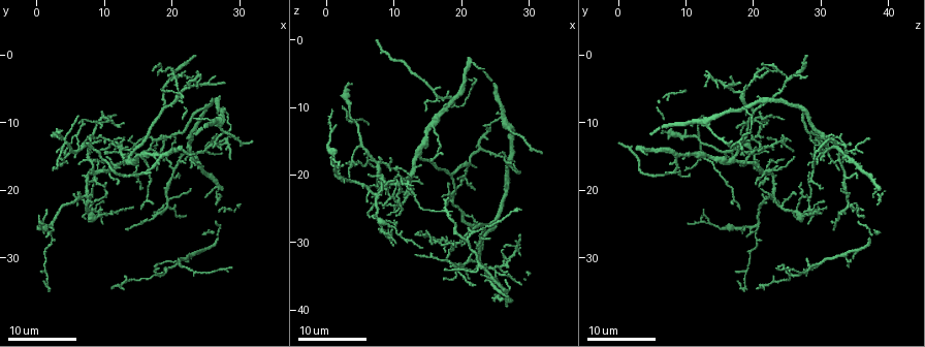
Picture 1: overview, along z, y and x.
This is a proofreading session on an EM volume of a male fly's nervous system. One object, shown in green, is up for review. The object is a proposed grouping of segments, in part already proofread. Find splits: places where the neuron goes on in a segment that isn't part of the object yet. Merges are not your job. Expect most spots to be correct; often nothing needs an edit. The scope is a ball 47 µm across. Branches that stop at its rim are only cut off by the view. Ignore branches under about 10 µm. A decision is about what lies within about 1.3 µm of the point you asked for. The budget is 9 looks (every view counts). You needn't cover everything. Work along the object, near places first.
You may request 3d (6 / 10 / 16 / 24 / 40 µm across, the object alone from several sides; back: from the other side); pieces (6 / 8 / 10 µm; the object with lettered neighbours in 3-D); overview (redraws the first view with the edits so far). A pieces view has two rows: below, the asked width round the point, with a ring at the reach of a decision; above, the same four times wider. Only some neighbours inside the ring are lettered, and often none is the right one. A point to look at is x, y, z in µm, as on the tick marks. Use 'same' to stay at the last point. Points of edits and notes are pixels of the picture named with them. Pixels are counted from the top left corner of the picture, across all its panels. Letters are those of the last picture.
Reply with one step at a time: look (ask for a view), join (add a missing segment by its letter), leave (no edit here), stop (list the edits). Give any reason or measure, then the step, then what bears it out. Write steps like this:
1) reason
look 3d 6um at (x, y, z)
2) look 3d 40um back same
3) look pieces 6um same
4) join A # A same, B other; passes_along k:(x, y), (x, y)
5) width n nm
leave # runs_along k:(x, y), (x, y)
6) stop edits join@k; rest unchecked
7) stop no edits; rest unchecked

an open end
look 3d 24um at (14.5, 12.0, 28.5)

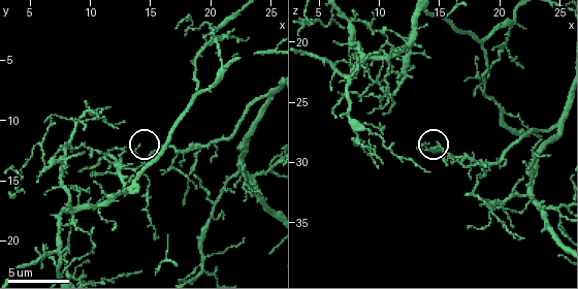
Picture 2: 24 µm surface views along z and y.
look pieces 8um at (14.0, 12.2, 28.4)

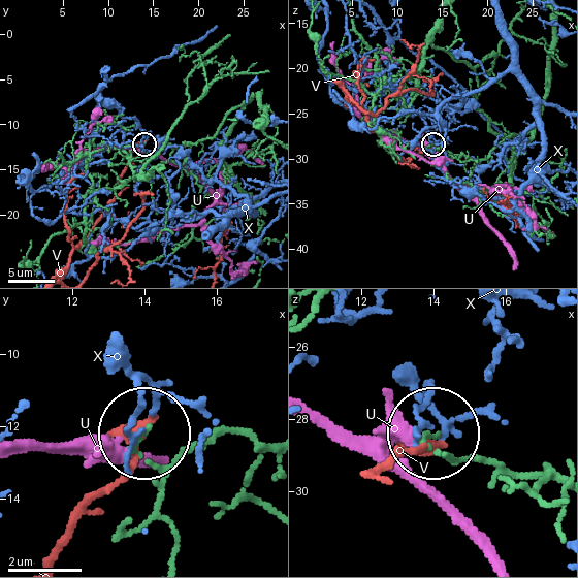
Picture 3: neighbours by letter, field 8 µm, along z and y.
leave # U other, V other, X other; no lettered segment goes on from it

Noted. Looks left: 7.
long arm stops here
look 3d 16um at (18.0, 1.5, 21.0)

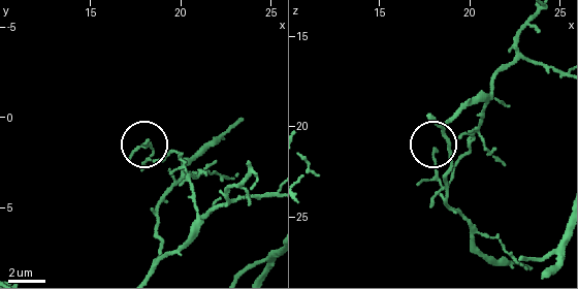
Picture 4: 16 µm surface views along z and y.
look pieces 6um at (18.1, 1.5, 21.4)

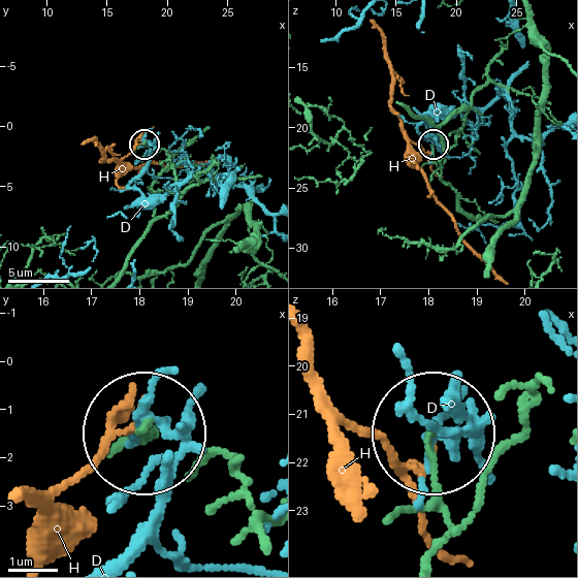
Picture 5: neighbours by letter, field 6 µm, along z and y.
leave # D other, H other; no lettered segment goes on from it

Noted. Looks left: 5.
look 3d 16um at (4.0, 11.5, 6.5)

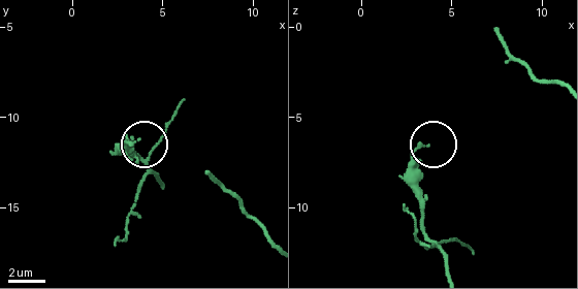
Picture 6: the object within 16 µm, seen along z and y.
look pieces 10um at (3.5, 11.3, 6.5)

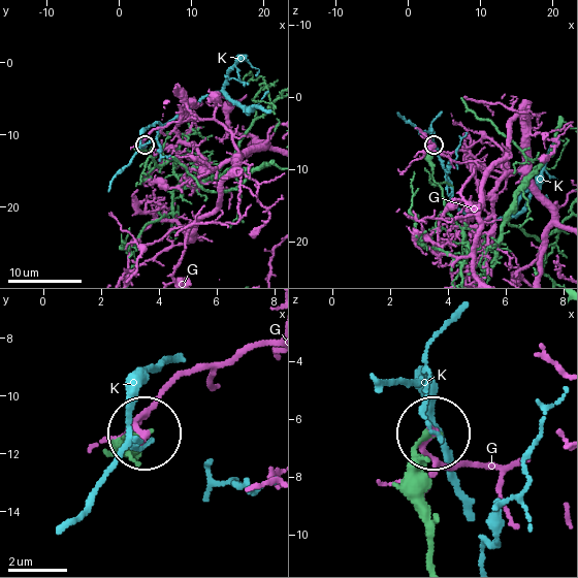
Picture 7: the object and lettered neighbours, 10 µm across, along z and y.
leave # G other, K other; no lettered segment goes on from it

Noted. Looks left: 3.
thin end
look 3d 16um at (3.5, 14.5, 18.5)

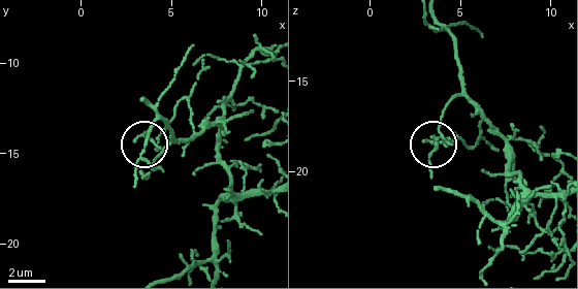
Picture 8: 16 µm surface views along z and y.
look pieces 10um at (3.1, 14.2, 18.2)

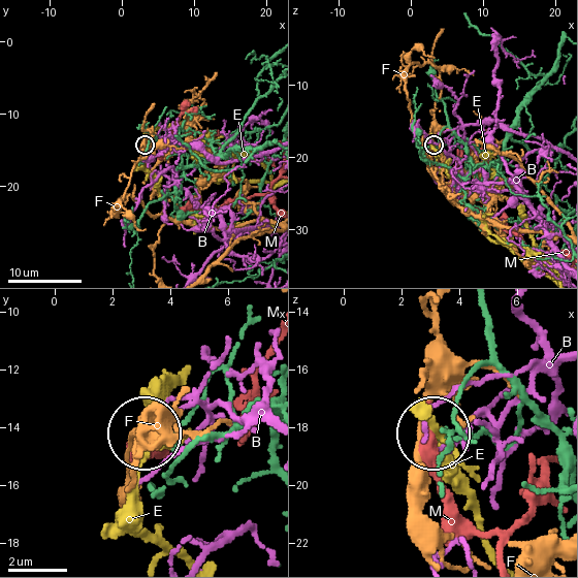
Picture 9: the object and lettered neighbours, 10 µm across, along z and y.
width 150 nm
leave # B other, E other, F other, M other; none of them fits

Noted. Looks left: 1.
stop no edits; rest unchecked

